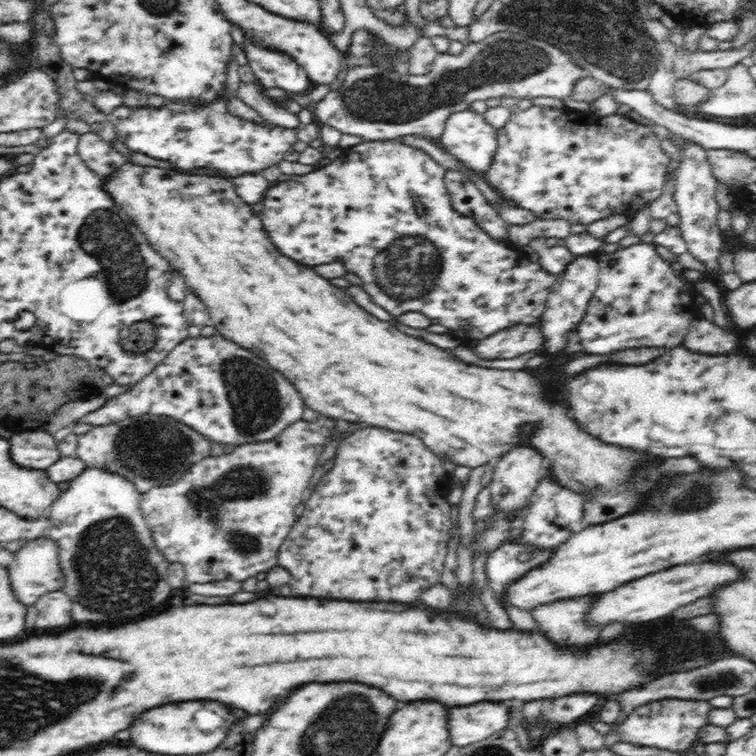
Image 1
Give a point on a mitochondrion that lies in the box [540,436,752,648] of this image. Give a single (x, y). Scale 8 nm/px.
(696, 496)

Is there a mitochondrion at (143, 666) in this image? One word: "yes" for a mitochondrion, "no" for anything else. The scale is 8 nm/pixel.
no

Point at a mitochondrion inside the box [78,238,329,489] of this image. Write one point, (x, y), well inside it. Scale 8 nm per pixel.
(257, 405)

